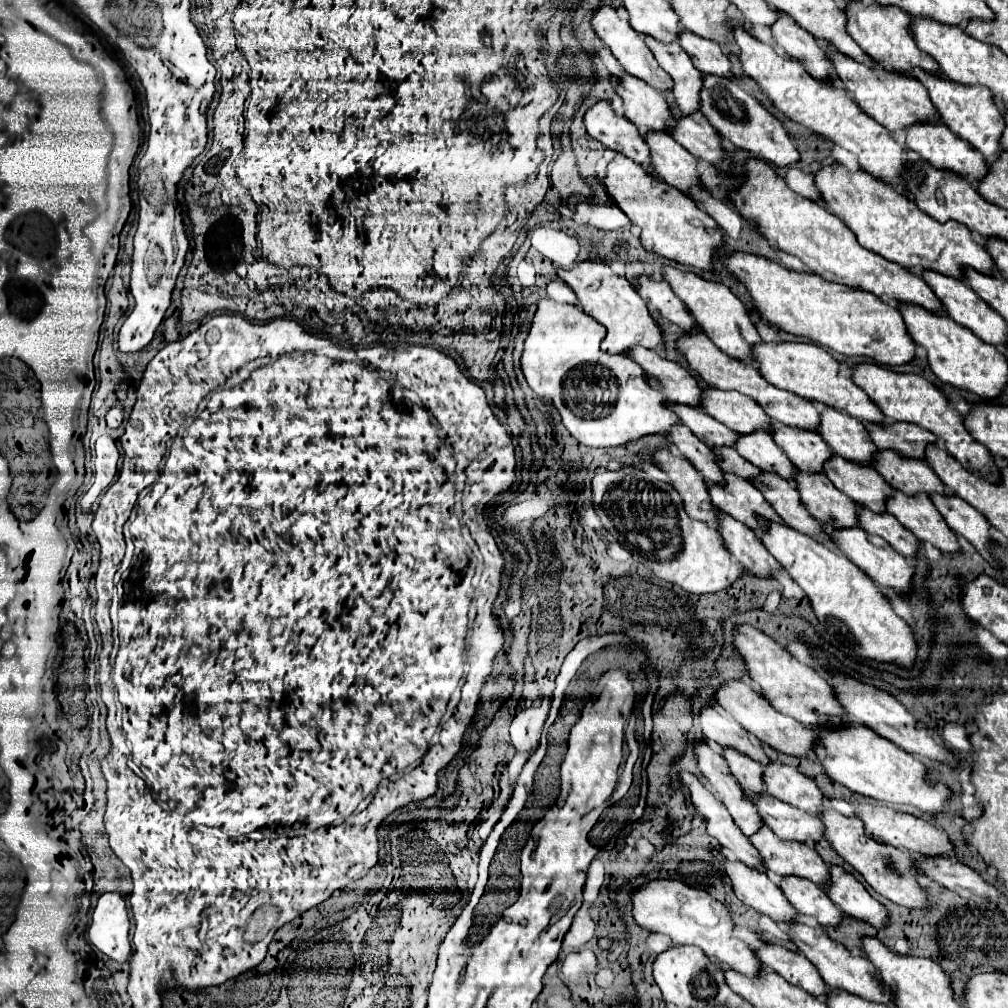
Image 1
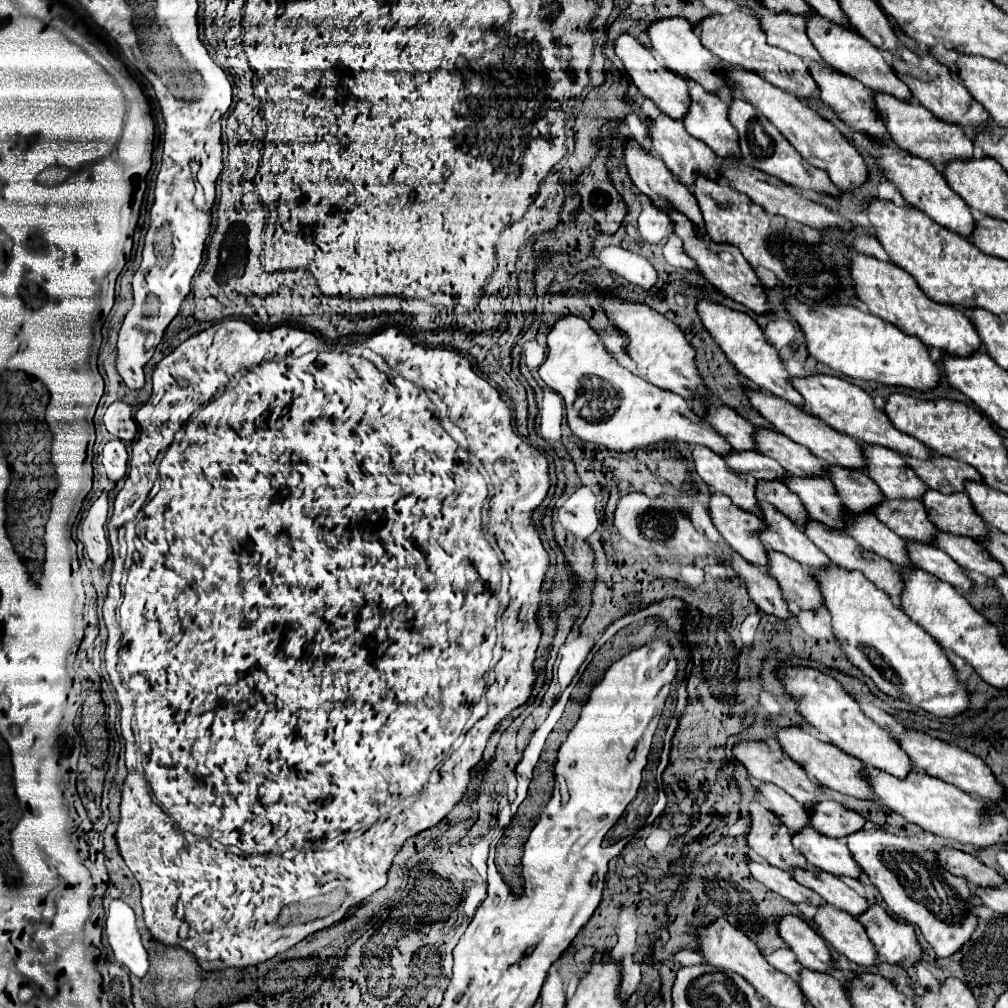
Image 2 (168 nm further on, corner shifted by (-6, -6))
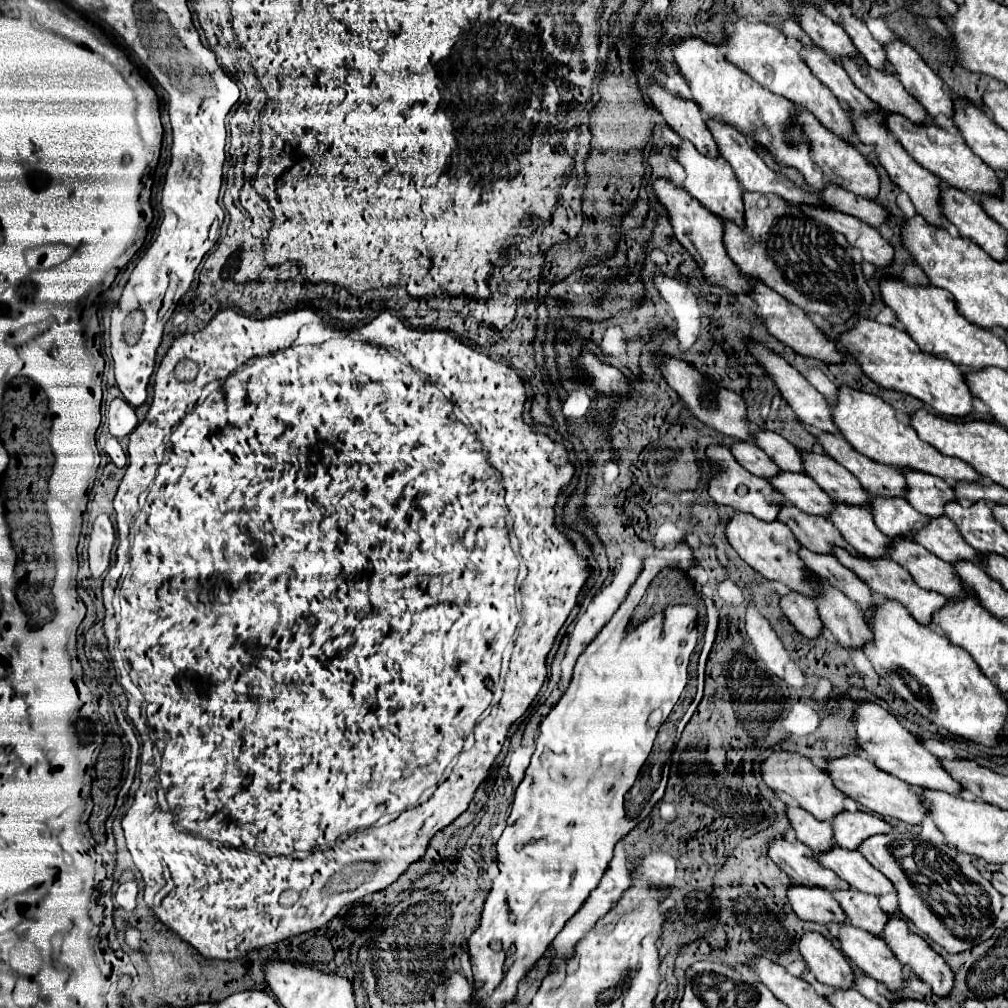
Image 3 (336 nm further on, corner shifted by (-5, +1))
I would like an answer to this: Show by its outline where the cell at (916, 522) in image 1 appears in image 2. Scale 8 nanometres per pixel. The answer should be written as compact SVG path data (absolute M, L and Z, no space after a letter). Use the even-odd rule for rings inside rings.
M936 531L934 545L938 549L944 549L944 553L948 553L960 567L978 571L980 575L984 575L988 579L996 579L998 575L1004 573L1002 565L998 561L994 561L988 555L988 551L984 547L976 545L976 541L972 541L970 537L956 537L952 533Z

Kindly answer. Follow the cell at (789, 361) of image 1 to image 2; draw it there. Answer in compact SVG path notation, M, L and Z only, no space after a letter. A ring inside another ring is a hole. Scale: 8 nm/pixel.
M814 373L808 377L790 377L790 381L792 381L792 387L798 393L802 393L802 397L804 397L804 411L808 411L810 415L816 415L826 425L832 425L836 431L846 433L858 441L864 441L864 443L876 443L876 445L888 447L888 449L904 453L904 455L928 459L930 449L924 443L916 441L912 435L898 431L890 423L886 413L874 405L870 395L866 391L862 391L860 387L856 387L854 383L846 381L844 377Z

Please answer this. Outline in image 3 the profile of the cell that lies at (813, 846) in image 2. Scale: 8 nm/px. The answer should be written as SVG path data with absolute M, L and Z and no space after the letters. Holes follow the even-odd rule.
M835 848L827 854L817 854L817 860L823 866L829 866L841 880L859 892L873 896L895 894L893 884L877 868L873 868L859 850Z

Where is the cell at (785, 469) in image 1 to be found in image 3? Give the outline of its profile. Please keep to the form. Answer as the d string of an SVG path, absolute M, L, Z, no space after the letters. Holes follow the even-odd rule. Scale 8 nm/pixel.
M835 504L829 520L859 554L875 560L889 556L891 540L875 526L867 508Z

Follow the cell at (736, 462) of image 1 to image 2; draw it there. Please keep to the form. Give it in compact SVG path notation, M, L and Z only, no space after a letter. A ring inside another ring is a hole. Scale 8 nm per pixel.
M758 481L756 499L774 505L778 511L782 511L786 517L790 517L796 525L804 525L804 521L808 519L808 513L804 509L802 501L780 481Z

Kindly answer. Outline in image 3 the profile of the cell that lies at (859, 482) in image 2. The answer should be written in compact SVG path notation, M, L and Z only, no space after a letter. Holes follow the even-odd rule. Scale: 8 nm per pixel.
M875 498L869 506L875 524L883 534L889 538L913 538L913 530L921 530L927 526L927 516L919 514L915 508L909 506L905 498Z

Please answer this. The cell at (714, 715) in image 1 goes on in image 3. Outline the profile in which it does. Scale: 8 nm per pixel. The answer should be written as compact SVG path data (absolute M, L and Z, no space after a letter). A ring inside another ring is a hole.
M773 750L769 754L769 760L759 764L761 768L761 776L767 782L767 786L779 794L779 798L785 804L793 804L793 806L801 806L807 812L811 812L817 820L833 820L835 814L845 812L843 800L847 798L839 788L835 788L835 784L831 782L829 774L825 768L813 764L809 758L803 758L799 754L791 754L791 752L779 752Z

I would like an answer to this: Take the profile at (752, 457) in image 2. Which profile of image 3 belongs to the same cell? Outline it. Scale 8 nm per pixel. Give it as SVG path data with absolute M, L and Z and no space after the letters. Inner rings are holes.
M781 472L779 476L769 480L775 490L779 490L791 504L795 504L799 510L813 514L813 516L825 516L829 518L829 510L835 506L833 498L827 496L821 486L811 480L807 474L793 474L793 472Z

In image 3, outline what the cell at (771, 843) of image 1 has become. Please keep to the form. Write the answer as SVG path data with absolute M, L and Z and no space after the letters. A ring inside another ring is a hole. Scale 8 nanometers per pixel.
M837 890L833 892L837 902L843 906L849 922L873 936L883 934L883 928L889 920L889 914L881 910L879 898L871 894L863 894L859 890Z

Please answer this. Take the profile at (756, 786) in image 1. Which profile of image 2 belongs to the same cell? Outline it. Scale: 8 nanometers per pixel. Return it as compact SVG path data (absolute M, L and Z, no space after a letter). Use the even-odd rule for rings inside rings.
M756 781L754 787L758 795L764 797L768 809L790 829L790 833L796 833L804 825L808 825L808 815L804 807L796 799L792 799L788 793L784 793L780 787L768 785L764 781Z

